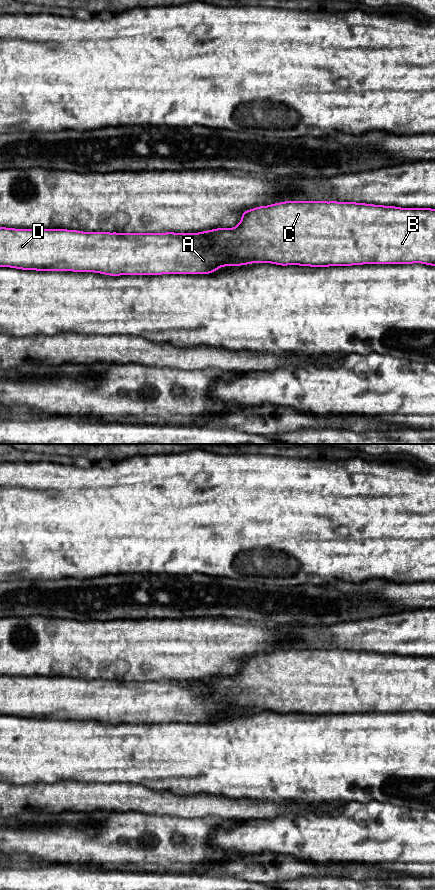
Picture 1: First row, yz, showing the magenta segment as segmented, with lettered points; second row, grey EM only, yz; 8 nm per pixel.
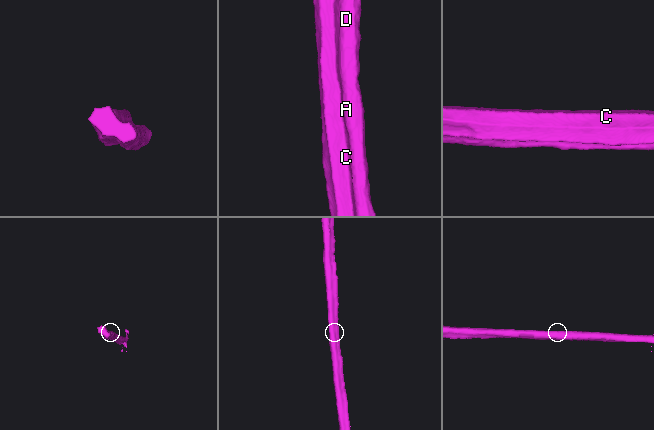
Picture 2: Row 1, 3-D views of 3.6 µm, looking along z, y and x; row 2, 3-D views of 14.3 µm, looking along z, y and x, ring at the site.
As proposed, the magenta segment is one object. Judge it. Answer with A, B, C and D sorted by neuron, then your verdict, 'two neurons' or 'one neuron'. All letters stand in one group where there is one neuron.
A D / B C; two neurons

